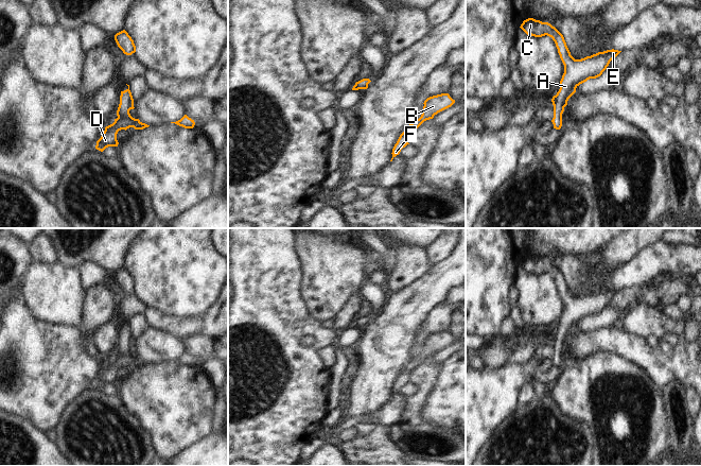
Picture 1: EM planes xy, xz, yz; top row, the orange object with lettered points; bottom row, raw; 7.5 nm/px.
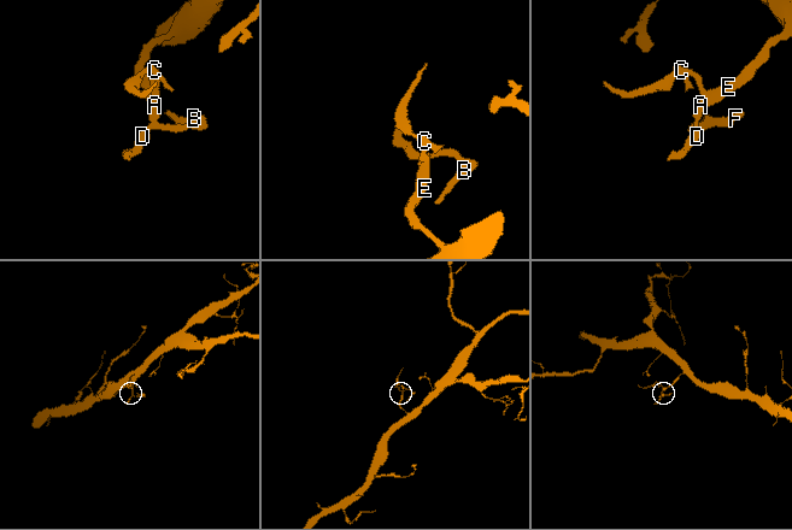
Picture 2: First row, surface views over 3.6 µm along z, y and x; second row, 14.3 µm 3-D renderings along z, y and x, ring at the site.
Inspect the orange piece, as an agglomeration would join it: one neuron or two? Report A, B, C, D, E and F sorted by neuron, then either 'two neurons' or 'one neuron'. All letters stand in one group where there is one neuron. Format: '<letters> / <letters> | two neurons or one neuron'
A B C D E F | one neuron

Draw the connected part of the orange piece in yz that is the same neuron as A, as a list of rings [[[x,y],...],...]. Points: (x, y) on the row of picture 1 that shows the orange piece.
[[[533,18],[523,21],[520,27],[527,35],[534,37],[549,36],[556,44],[560,58],[564,65],[564,73],[560,81],[560,89],[553,97],[554,128],[562,126],[562,114],[567,105],[568,99],[576,92],[576,88],[590,79],[596,79],[602,74],[610,62],[621,51],[607,50],[598,52],[581,59],[575,59],[566,46],[563,35],[550,23],[542,22]]]

